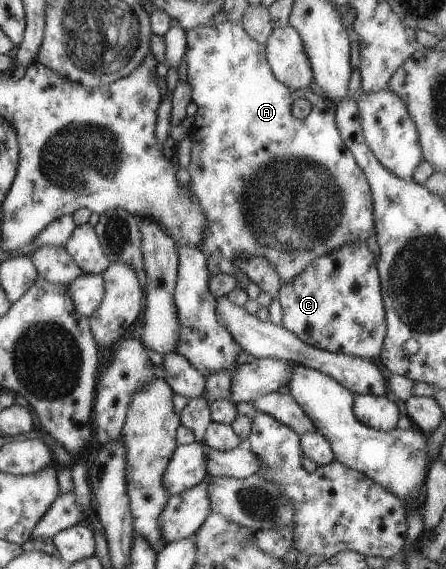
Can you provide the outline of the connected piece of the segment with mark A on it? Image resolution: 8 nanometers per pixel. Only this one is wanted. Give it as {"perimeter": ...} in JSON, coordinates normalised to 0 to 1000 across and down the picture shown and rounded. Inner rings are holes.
{"perimeter":[[[502,37],[473,47],[462,44],[435,47],[435,51],[417,51],[413,56],[417,134],[422,149],[426,149],[428,179],[439,185],[430,216],[422,225],[422,244],[428,248],[428,257],[424,258],[426,286],[417,290],[415,297],[426,309],[422,323],[426,339],[435,343],[439,357],[444,357],[453,378],[457,378],[457,388],[462,388],[457,406],[453,406],[453,420],[444,427],[444,438],[457,446],[462,473],[469,483],[536,483],[536,473],[525,469],[525,455],[534,448],[552,448],[552,452],[592,452],[619,473],[628,496],[641,497],[641,494],[650,494],[668,480],[677,480],[682,469],[695,466],[709,452],[758,439],[767,431],[780,431],[780,427],[818,427],[830,413],[839,413],[832,336],[816,304],[803,293],[789,269],[776,262],[760,230],[753,227],[753,218],[749,216],[749,179],[731,172],[720,174],[691,153],[682,153],[682,156],[646,156],[641,149],[632,149],[605,125],[594,97],[594,79],[561,69],[536,40],[527,42]],[[668,172],[688,174],[691,181],[695,181],[695,197],[682,209],[659,207],[650,193],[655,178]]]}

